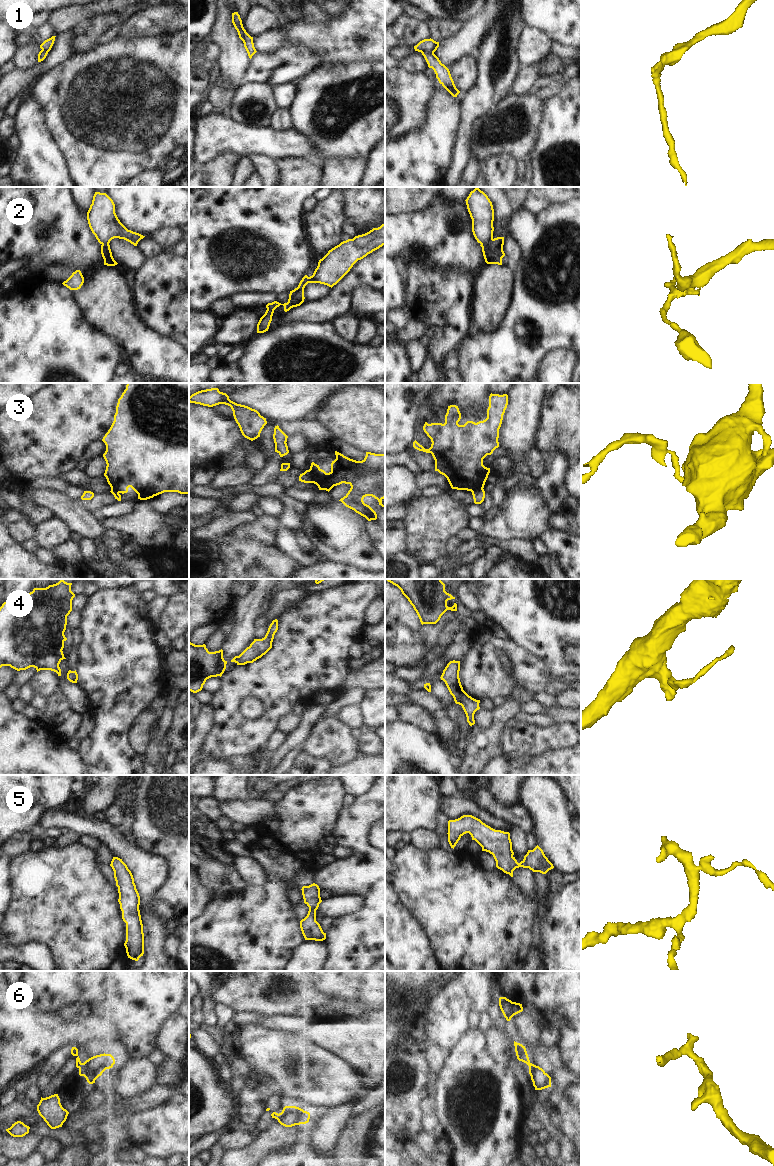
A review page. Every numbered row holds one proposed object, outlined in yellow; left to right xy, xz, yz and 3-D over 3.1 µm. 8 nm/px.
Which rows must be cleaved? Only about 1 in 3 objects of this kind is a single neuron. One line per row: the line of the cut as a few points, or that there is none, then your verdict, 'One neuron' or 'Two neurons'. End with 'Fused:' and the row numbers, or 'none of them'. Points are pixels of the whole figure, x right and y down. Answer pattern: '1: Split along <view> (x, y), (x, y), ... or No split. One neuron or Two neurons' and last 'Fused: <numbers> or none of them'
1: Split along yz (421, 51), (433, 54). Two neurons
2: Split along yz (492, 238), (481, 245). Two neurons
3: Split along xz (309, 469), (314, 474), (311, 482). Two neurons
4: No split. One neuron
5: No split. One neuron
6: Split along xy (81, 1063), (79, 1068). Two neurons
Fused: 1, 2, 3, 6.

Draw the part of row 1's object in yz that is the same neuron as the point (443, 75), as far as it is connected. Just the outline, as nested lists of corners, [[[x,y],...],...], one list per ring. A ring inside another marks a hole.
[[[421,52],[424,56],[428,67],[432,68],[436,74],[439,83],[453,96],[457,97],[460,91],[456,88],[454,81],[451,77],[449,69],[441,63],[435,54],[429,52]]]

